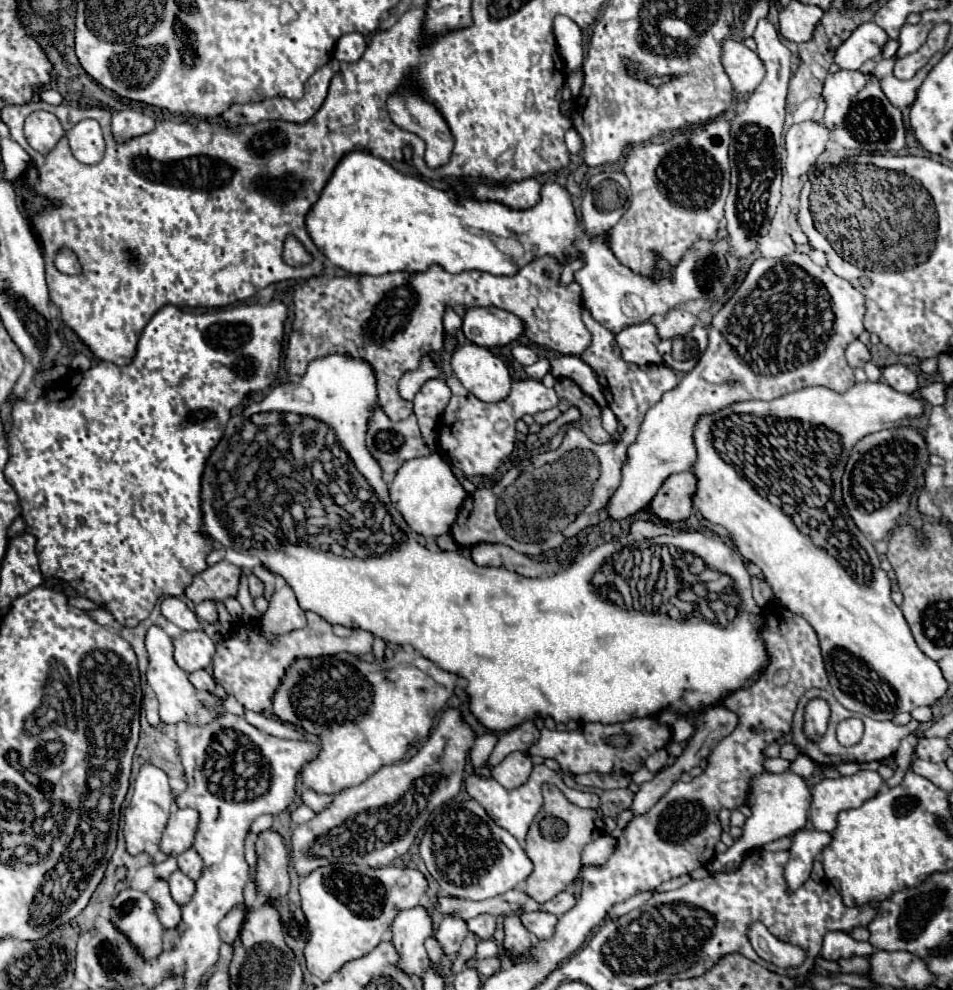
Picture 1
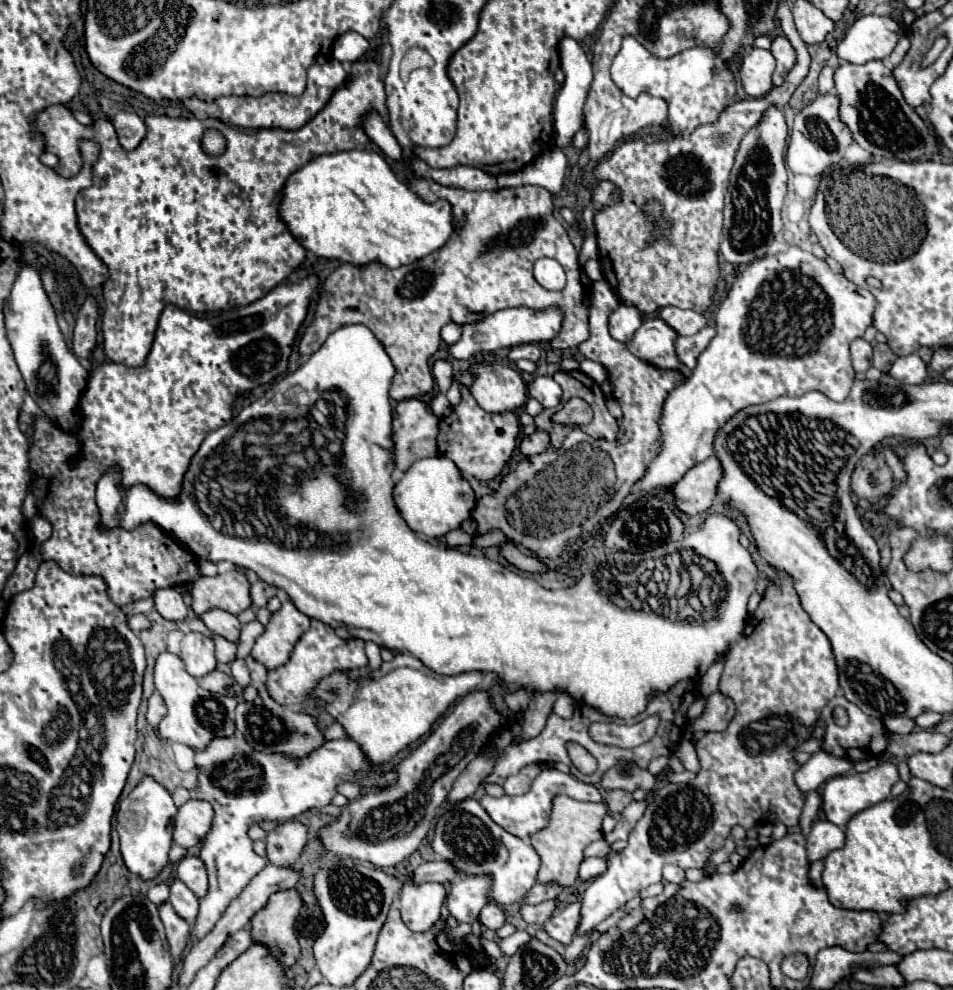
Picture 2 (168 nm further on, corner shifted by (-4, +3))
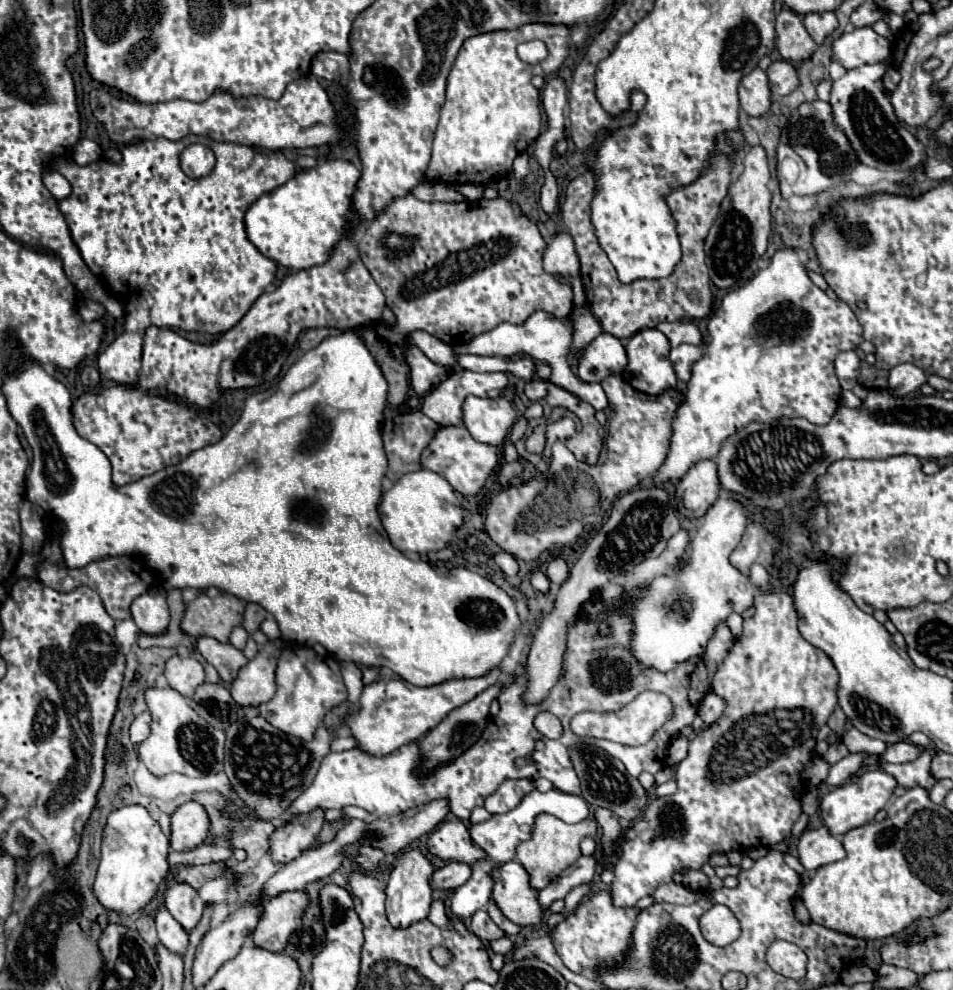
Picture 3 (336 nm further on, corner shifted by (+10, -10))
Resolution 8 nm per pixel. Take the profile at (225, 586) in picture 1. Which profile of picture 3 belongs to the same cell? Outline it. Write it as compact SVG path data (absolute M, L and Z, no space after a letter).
M201 594L185 604L181 630L193 638L213 636L219 642L229 642L231 630L243 620L243 610L245 602L233 594L219 594L215 598Z

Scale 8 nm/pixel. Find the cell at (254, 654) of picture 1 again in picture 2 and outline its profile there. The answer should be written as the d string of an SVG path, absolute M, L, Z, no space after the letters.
M313 619L309 631L297 641L289 663L279 667L279 669L269 671L269 675L267 675L269 695L285 707L311 701L311 693L323 677L329 677L335 671L351 671L351 669L361 669L367 665L363 645L365 643L361 639L347 639L347 641L339 639L331 627Z

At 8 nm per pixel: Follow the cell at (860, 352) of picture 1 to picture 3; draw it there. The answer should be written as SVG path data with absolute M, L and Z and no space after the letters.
M853 350L837 354L835 372L841 382L841 388L851 390L857 384L857 376L859 376L859 356Z

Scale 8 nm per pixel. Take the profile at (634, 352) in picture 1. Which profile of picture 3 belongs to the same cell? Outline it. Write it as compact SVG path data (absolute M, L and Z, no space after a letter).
M655 328L639 330L637 334L633 334L629 338L625 350L627 350L627 356L629 356L629 364L627 364L625 372L623 372L623 378L635 390L641 390L645 394L661 394L661 390L675 388L677 376L675 376L673 366L669 362L669 340L665 338L665 334L661 334Z

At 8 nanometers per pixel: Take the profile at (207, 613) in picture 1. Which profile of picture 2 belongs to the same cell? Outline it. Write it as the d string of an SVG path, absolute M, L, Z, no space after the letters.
M211 609L201 615L201 621L207 625L207 629L213 635L219 635L219 637L225 637L227 641L237 643L239 633L241 633L241 623L235 615L221 609Z

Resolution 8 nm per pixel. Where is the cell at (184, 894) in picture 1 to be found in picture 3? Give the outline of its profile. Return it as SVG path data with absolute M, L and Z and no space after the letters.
M161 906L155 914L155 924L157 924L157 934L159 940L173 952L183 954L189 940L187 940L187 930L169 914L165 906Z

